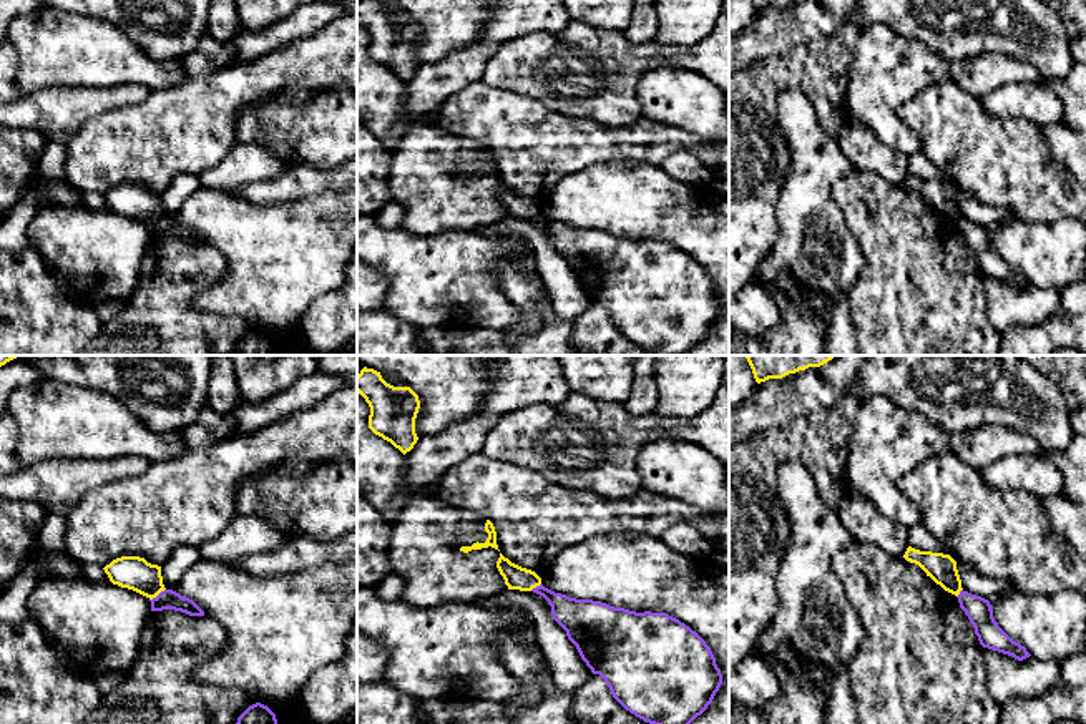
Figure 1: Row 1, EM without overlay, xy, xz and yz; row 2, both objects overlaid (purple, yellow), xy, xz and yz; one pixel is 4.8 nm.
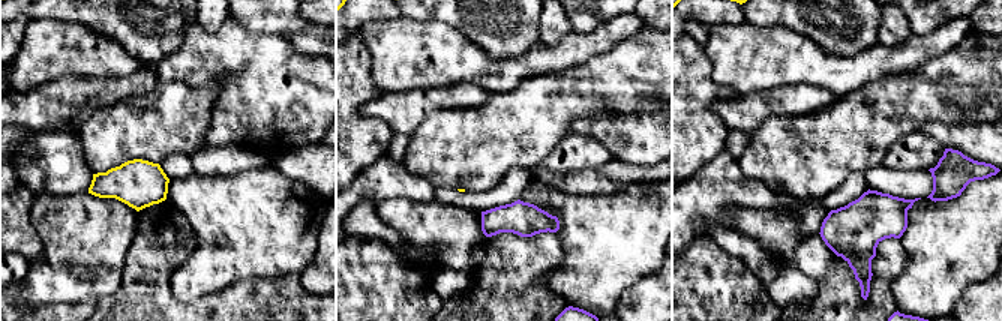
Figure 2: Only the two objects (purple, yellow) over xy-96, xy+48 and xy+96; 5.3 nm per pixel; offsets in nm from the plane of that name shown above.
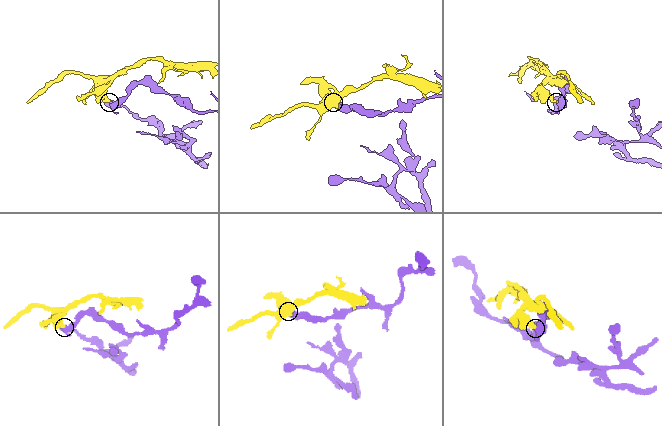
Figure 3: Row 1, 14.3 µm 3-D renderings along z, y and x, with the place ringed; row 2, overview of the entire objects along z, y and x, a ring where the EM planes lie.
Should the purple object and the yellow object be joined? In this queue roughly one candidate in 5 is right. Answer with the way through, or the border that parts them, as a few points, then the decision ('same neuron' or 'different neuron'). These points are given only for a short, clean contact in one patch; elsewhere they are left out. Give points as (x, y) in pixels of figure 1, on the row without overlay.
border xy (165, 216), (150, 228); different neuron

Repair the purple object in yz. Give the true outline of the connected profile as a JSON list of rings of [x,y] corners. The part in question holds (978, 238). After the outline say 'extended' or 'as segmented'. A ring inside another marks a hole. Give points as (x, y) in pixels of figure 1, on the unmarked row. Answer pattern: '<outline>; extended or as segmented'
[[[960,219],[956,224],[960,236],[968,244],[975,256],[975,262],[983,276],[1013,284],[1018,289],[1030,286],[1031,282],[1025,274],[1013,269],[995,249],[993,237],[988,227],[971,223],[968,219]]]; as segmented

